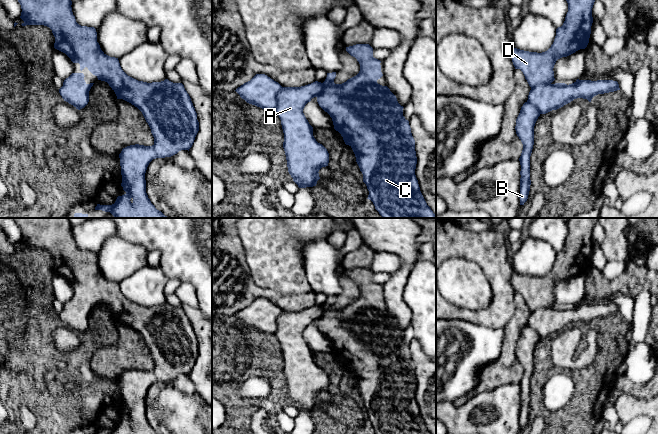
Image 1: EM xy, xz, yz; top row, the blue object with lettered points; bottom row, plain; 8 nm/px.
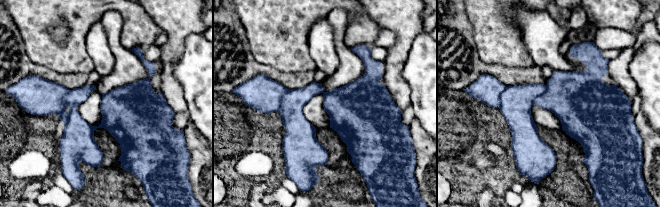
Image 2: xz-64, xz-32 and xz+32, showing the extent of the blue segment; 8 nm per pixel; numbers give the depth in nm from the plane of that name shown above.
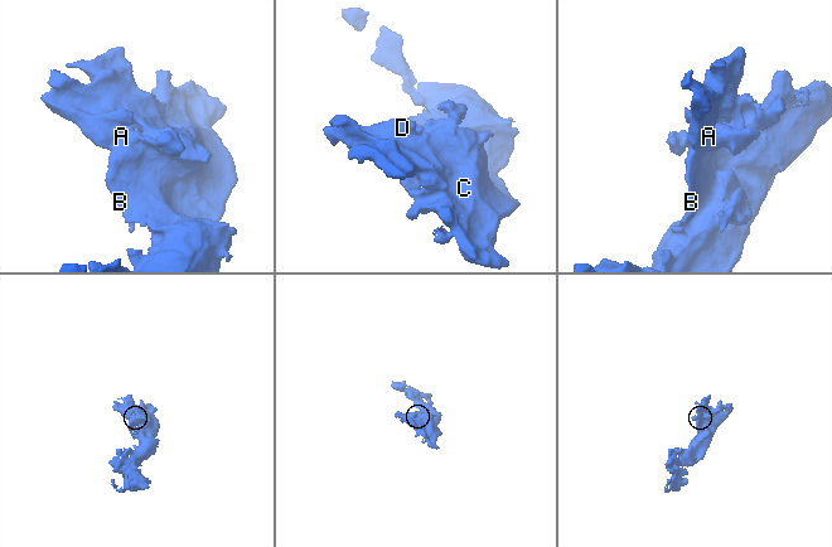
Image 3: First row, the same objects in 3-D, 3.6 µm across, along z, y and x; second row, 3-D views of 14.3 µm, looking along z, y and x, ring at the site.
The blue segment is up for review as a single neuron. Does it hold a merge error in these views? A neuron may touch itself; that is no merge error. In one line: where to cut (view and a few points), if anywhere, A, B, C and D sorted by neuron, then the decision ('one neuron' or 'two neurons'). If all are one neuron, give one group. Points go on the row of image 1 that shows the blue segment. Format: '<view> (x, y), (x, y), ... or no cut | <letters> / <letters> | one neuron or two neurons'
no cut | A B C D | one neuron

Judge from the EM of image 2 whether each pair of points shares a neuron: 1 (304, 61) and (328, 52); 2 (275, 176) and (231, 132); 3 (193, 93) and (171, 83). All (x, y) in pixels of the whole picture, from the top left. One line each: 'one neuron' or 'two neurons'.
1: two neurons
2: one neuron
3: two neurons

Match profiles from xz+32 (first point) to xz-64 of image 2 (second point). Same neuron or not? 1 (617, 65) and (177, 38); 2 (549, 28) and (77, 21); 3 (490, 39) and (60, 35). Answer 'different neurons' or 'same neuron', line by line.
1: same neuron
2: different neurons
3: different neurons

